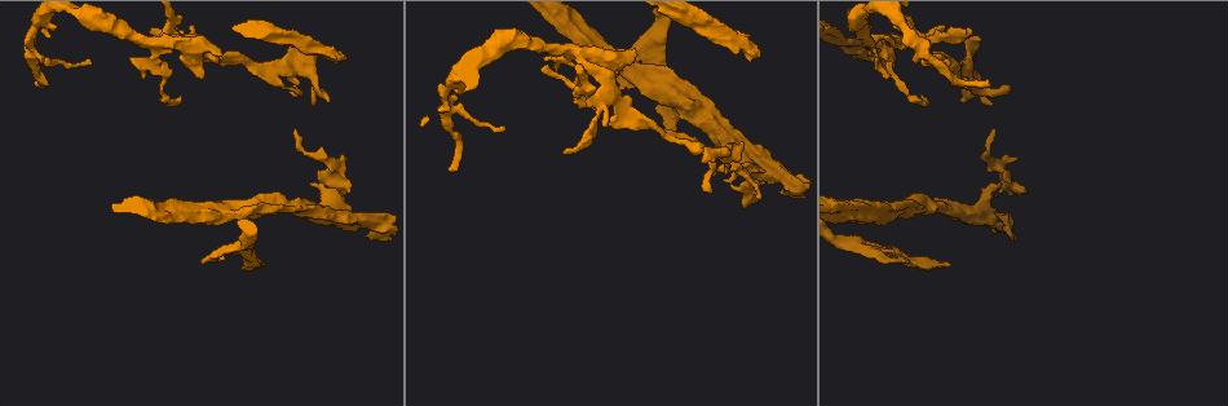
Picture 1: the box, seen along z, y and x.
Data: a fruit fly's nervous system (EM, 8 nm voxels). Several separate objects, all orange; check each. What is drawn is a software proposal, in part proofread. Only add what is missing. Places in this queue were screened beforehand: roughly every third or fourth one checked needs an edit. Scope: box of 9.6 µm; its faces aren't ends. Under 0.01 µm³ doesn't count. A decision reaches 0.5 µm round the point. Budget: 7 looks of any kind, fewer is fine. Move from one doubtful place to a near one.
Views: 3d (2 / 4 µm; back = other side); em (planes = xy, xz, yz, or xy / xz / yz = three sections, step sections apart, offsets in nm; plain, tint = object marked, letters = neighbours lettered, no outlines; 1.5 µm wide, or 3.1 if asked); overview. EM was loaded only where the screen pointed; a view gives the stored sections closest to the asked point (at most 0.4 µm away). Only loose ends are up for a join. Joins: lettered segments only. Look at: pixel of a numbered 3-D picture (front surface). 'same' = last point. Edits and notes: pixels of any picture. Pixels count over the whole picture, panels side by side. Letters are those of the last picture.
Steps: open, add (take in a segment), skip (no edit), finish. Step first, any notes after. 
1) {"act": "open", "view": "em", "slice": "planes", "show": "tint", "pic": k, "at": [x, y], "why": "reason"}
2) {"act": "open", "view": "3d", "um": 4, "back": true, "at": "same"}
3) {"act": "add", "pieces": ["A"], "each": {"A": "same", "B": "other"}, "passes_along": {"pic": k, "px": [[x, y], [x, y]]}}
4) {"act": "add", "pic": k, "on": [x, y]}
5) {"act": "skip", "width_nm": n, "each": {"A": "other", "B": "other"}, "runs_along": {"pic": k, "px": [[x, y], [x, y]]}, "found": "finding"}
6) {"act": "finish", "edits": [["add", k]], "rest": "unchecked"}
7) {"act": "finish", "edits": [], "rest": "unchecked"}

{"act": "open", "view": "3d", "um": 4, "pic": 1, "at": [345, 60], "why": "branch stops here"}

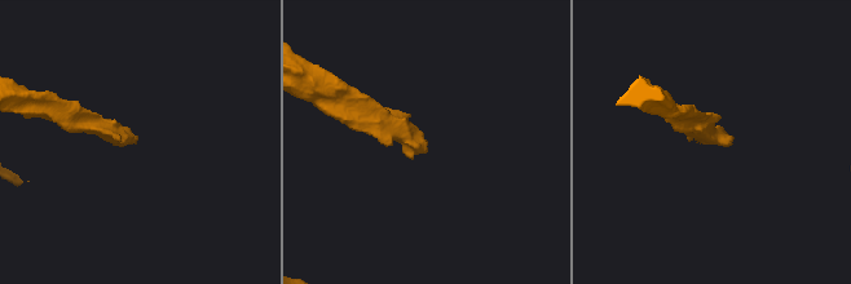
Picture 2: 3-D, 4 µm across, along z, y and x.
{"act": "open", "view": "em", "slice": "planes", "show": "tint", "pic": 2, "at": [726, 142], "why": "shape alone is not enough"}

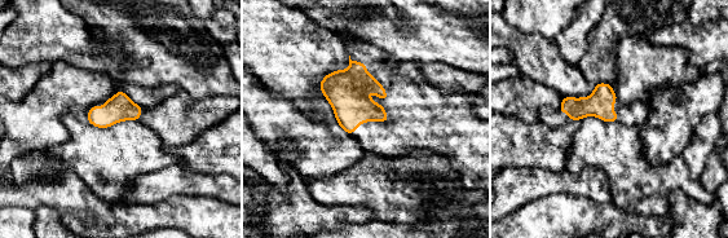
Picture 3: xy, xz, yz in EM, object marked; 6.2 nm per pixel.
{"act": "open", "view": "em", "slice": "planes", "show": "letters", "at": "same"}

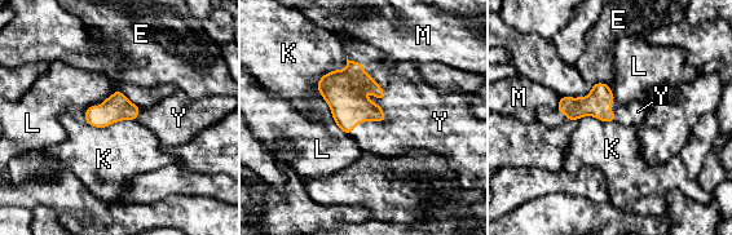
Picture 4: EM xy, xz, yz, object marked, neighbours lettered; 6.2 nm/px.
{"act": "add", "pieces": ["Y"], "width_nm": 160, "longest_contact_nm": ["K", 320], "each": {"E": "other", "K": "other", "L": "other", "M": "other", "Y": "same"}, "found": "the neuron continues"}

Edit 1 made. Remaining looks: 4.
{"act": "open", "view": "3d", "um": 4, "pic": 1, "at": [90, 63], "why": "branch stops here"}

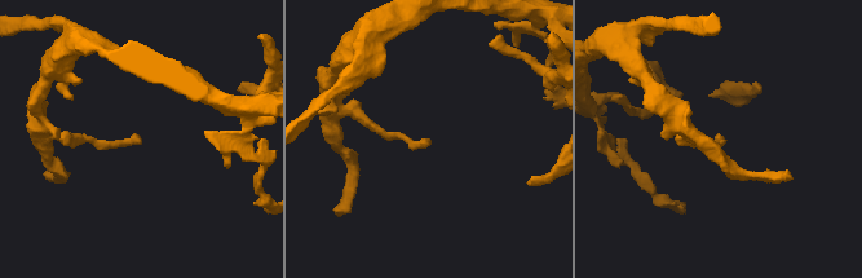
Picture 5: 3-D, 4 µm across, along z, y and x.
{"act": "open", "view": "em", "slice": "planes", "show": "letters", "pic": 5, "at": [428, 141], "why": "now the EM"}

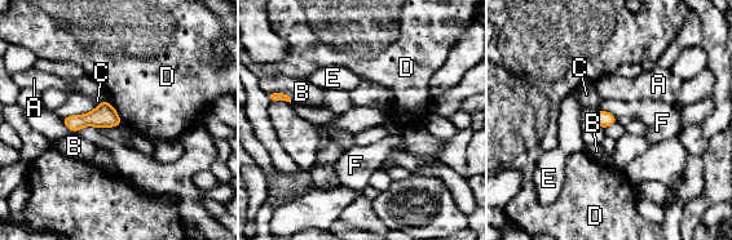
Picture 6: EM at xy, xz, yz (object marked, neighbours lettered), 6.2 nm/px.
{"act": "skip", "each": {"A": "other", "B": "other", "C": "other", "D": "other", "E": "other", "F": "other"}, "border": {"pic": 6, "px": [[106, 100], [122, 123]]}, "found": "no lettered segment goes on from it"}

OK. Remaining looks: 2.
{"act": "open", "view": "em", "slice": "planes", "show": "letters", "pic": 1, "at": [992, 131], "why": "branch stops here"}

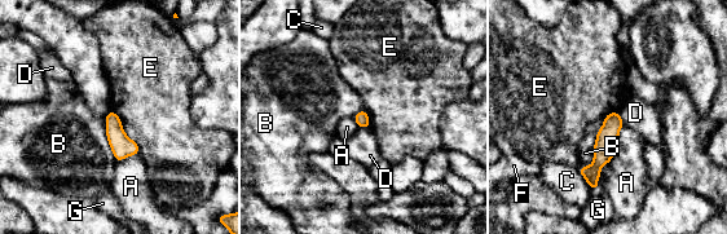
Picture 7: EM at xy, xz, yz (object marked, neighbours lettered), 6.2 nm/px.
{"act": "skip", "each": {"A": "other", "B": "other", "C": "other", "D": "other", "E": "other", "F": "other", "G": "other"}, "runs_along": {"pic": 7, "px": [[616, 115], [594, 170], [594, 185]]}, "found": "no lettered segment goes on from it"}

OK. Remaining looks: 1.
{"act": "finish", "edits": [["add", 4]], "rest": "unchecked"}

